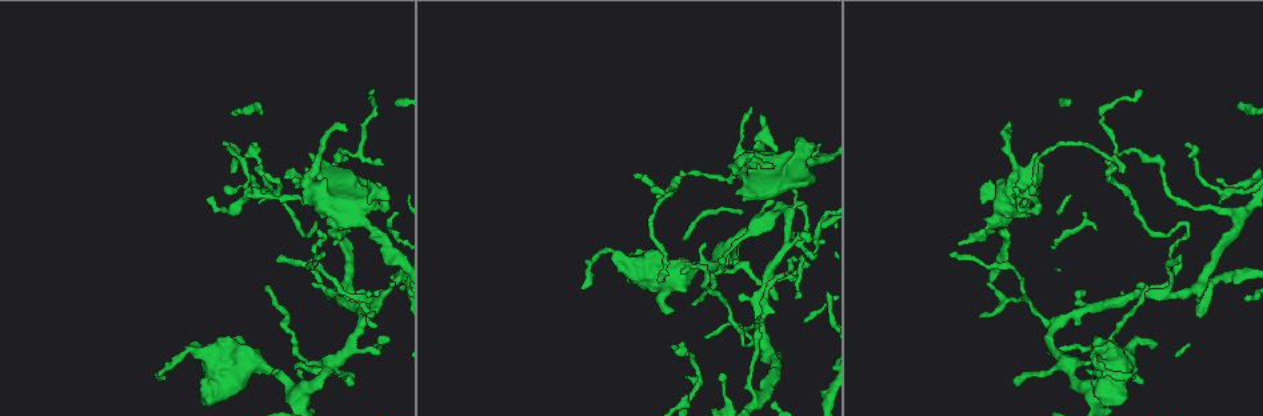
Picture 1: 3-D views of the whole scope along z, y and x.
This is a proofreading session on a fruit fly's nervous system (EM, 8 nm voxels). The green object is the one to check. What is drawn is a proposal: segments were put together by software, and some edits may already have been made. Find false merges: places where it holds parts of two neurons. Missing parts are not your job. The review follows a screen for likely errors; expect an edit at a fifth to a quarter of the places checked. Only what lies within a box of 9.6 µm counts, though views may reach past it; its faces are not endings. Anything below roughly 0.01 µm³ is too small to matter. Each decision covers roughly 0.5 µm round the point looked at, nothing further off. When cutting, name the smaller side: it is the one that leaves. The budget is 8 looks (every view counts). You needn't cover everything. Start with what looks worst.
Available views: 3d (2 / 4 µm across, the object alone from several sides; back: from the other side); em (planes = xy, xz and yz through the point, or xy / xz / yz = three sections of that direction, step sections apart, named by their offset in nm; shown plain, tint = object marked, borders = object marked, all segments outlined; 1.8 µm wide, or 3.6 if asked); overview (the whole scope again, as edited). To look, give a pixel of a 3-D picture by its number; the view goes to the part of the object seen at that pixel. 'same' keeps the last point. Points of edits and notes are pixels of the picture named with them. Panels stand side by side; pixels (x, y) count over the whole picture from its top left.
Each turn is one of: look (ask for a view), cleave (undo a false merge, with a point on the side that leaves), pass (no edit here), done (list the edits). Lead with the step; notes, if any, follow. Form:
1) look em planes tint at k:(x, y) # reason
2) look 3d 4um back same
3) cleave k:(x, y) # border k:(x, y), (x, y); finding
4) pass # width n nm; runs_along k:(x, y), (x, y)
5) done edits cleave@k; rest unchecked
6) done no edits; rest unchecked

look 3d 2um back at 1:(1160, 293) # three arms meet

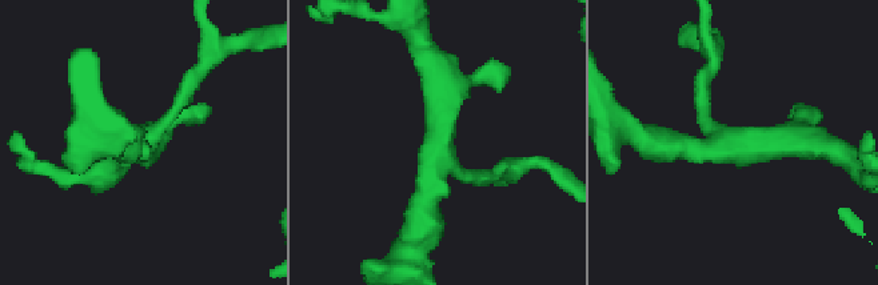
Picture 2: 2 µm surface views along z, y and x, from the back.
look em 3.6um xy step 8 tint at 2:(439, 149)

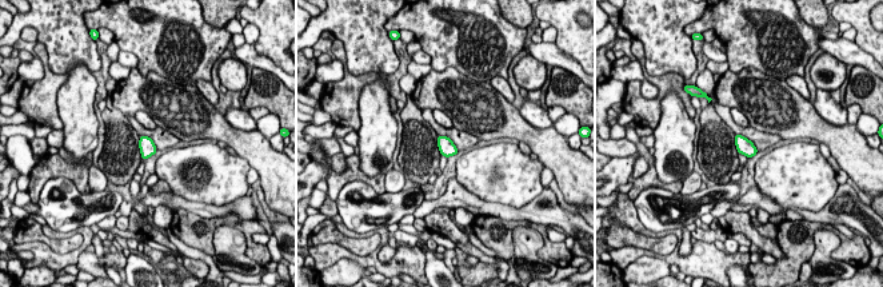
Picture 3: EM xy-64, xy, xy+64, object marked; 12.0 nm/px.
look em 3.6um planes tint same

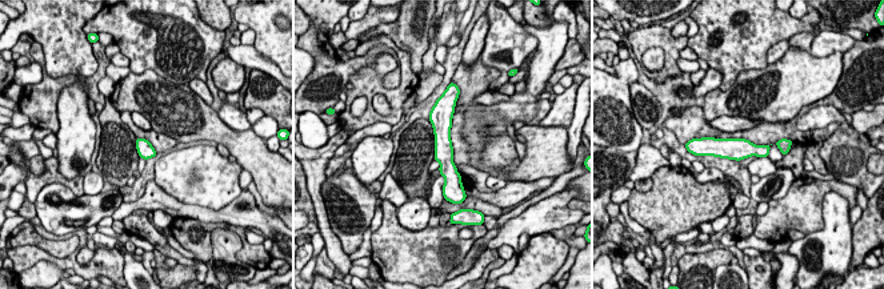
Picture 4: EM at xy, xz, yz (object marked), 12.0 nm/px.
pass # one neuron here

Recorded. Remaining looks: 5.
look em planes tint at 1:(359, 300) # sharp bend

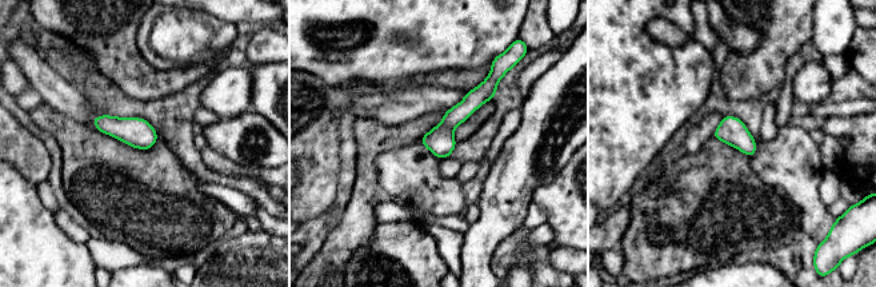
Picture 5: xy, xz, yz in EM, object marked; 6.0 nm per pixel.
pass # runs_along 5:(491, 80), (432, 140), (424, 140); one neuron here

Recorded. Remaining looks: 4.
look em 3.6um planes tint at 1:(670, 276) # a narrow waist

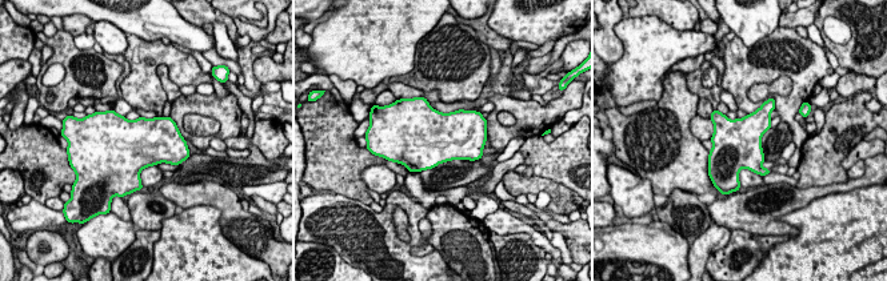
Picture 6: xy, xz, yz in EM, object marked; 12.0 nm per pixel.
pass # one neuron here

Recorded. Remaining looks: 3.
done no edits; rest unchecked

